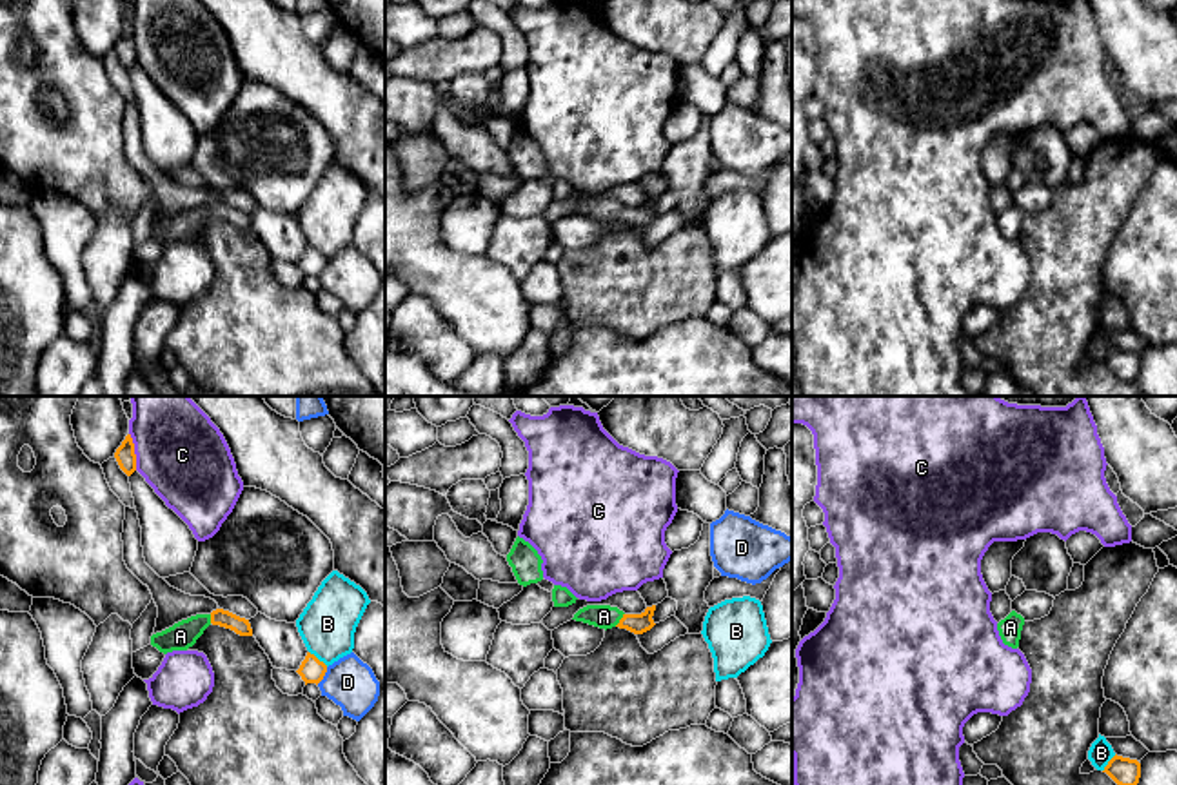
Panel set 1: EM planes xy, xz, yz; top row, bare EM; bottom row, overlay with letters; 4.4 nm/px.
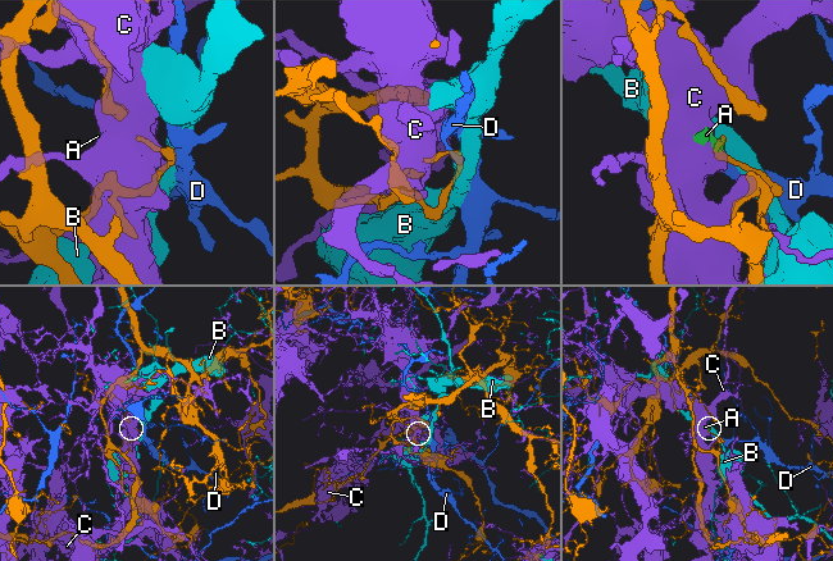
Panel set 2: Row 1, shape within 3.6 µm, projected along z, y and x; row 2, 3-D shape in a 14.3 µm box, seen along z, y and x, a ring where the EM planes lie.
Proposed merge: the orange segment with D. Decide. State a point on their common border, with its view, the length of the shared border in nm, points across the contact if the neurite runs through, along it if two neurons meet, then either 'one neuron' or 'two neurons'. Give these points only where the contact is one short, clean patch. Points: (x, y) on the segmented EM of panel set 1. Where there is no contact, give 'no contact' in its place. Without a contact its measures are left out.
meets orange in xy at (324, 675); contact 90 nm long; two neurons

